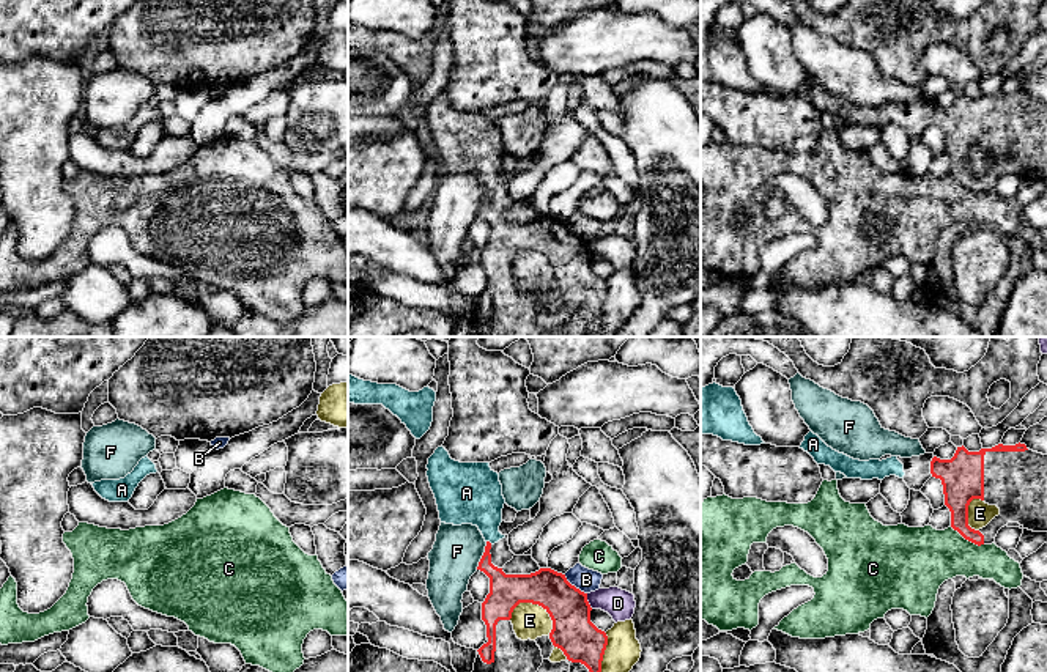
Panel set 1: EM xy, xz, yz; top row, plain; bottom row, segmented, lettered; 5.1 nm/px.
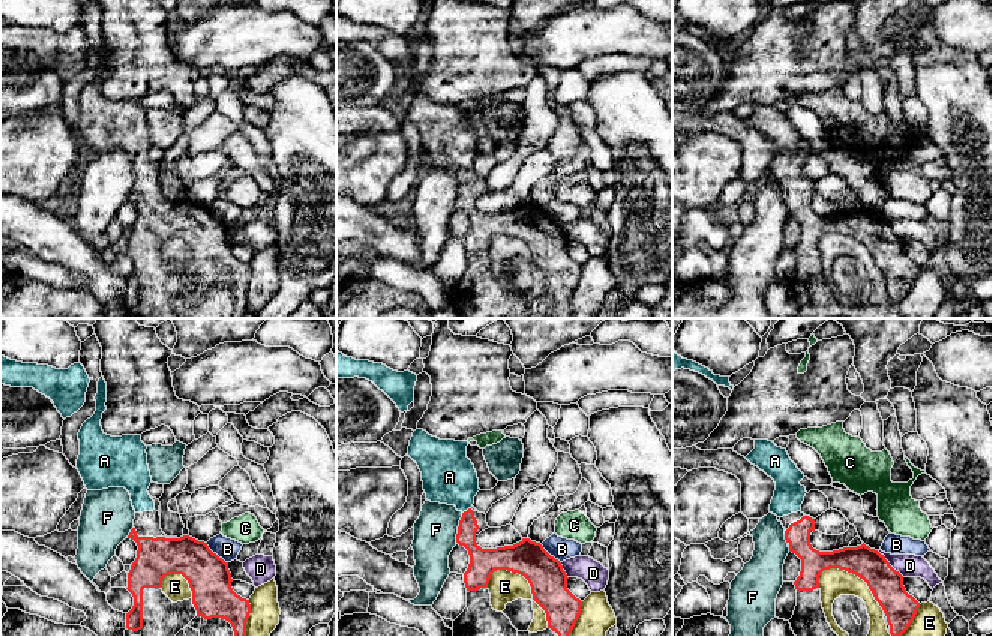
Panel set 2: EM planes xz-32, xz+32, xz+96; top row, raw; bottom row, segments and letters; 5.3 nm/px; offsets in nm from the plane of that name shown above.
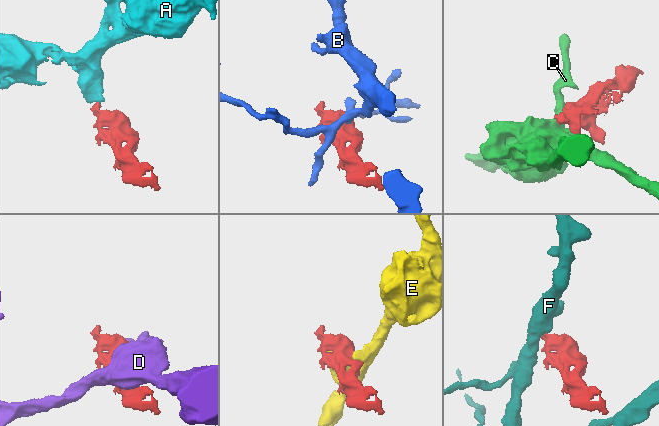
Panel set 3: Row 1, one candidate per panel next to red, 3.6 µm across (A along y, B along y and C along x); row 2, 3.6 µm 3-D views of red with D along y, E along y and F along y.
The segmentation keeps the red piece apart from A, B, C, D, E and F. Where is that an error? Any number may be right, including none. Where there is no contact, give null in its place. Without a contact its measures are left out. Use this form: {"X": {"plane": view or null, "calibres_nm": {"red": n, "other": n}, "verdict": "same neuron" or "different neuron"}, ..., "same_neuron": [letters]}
{"A": {"plane": "xz", "calibres_nm": {"red": 140, "other": 280}, "verdict": "same neuron"}, "B": {"plane": "xz", "calibres_nm": {"red": 220, "other": 120}, "verdict": "different neuron"}, "C": {"plane": "yz", "calibres_nm": {"red": 160, "other": 320}, "verdict": "different neuron"}, "D": {"plane": "xz", "calibres_nm": {"red": 220, "other": 150}, "verdict": "different neuron"}, "E": {"plane": "xz", "calibres_nm": {"red": 220, "other": 180}, "verdict": "different neuron"}, "F": {"plane": "xz", "calibres_nm": {"red": 180, "other": 260}, "verdict": "different neuron"}, "same_neuron": ["A"]}

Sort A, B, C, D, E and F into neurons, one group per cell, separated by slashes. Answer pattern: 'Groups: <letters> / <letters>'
Groups: A / B / C / D / E / F

